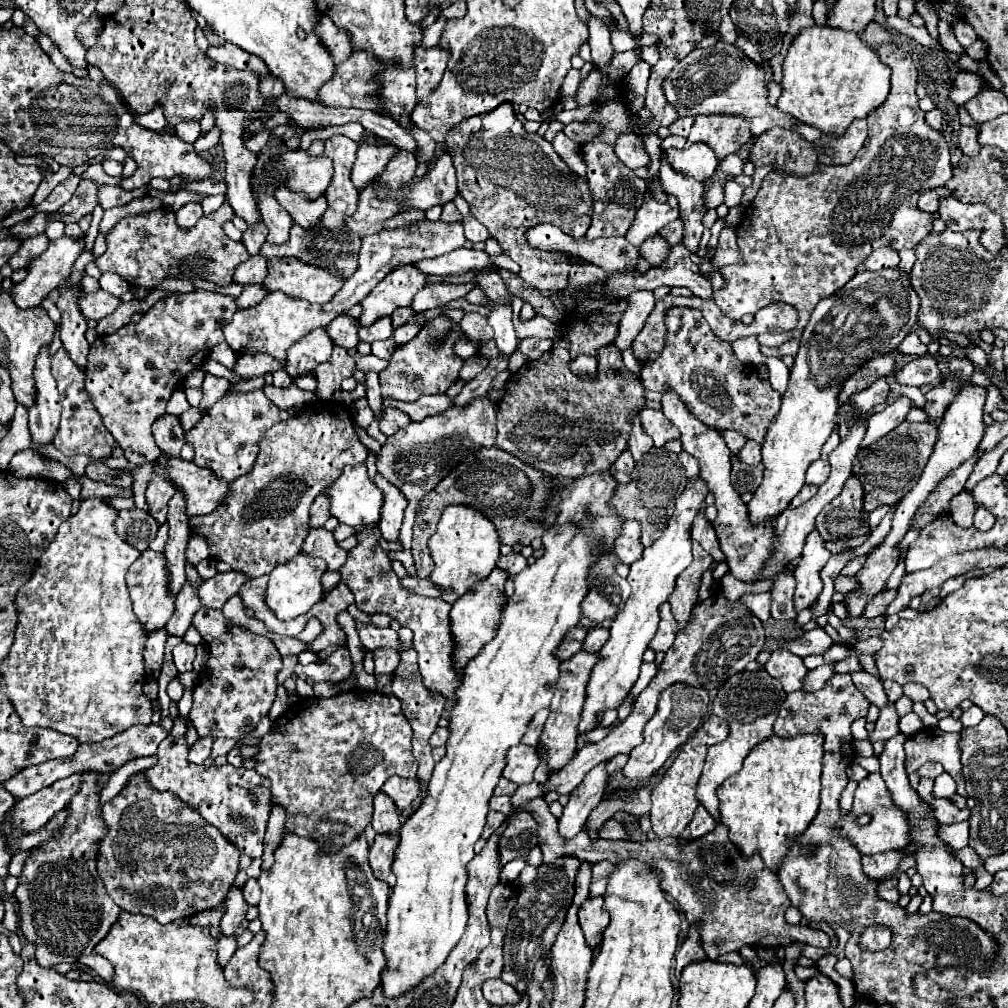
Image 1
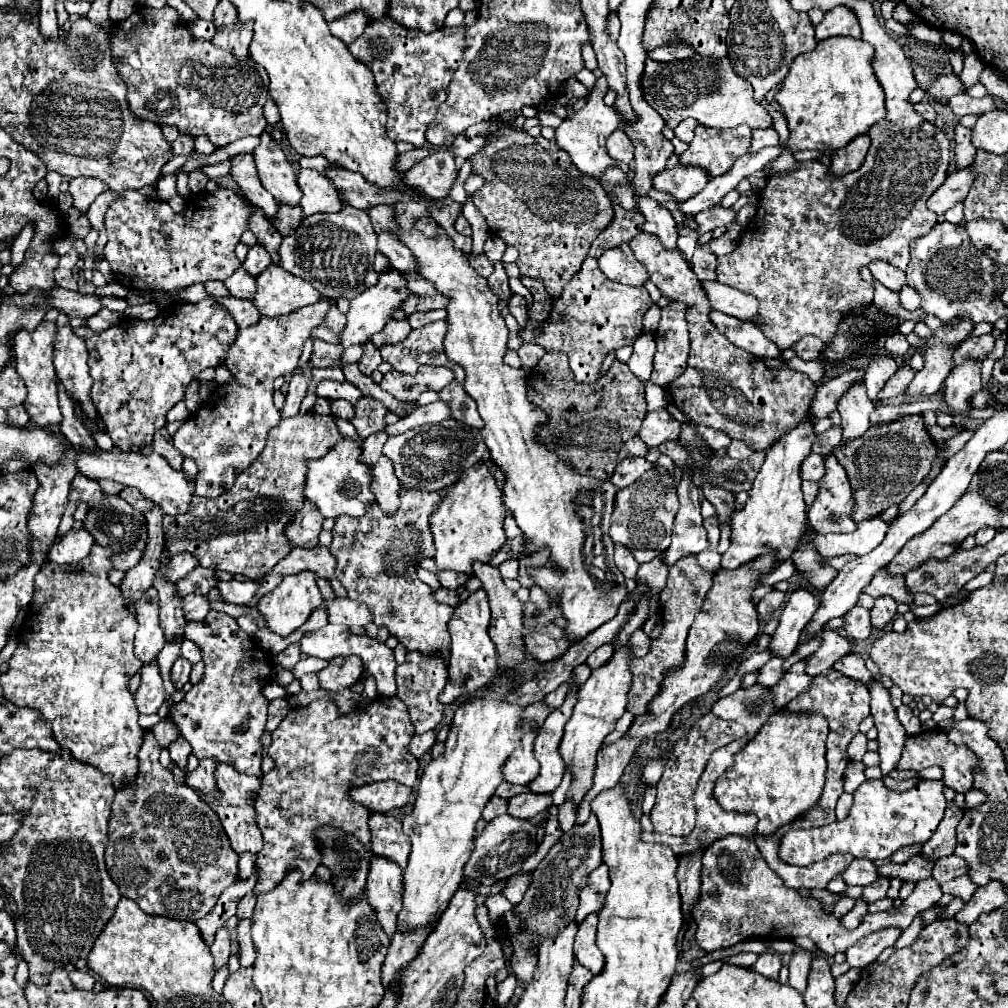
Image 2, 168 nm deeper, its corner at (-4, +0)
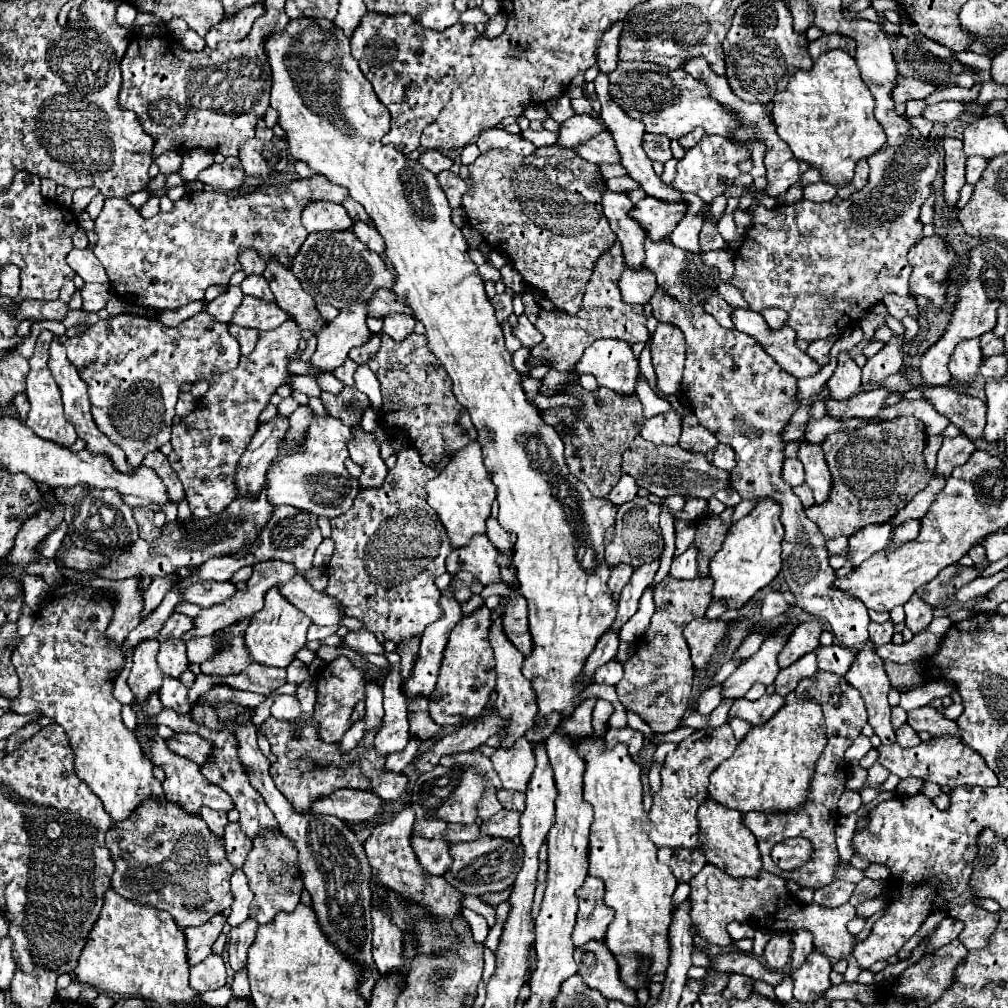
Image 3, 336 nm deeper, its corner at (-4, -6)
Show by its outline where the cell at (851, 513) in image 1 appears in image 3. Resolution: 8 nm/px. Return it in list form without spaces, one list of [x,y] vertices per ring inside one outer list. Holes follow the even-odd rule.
[[[803,441],[797,459],[805,465],[805,483],[813,489],[815,503],[817,505],[825,503],[831,489],[833,489],[833,485],[831,485],[833,477],[831,477],[831,471],[827,467],[821,445],[813,445],[809,441]]]

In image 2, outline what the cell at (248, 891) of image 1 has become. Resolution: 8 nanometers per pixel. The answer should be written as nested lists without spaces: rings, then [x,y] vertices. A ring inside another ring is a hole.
[[[245,895],[239,905],[237,905],[237,919],[247,919],[253,915],[253,909],[255,909],[255,901],[257,897],[255,895]]]

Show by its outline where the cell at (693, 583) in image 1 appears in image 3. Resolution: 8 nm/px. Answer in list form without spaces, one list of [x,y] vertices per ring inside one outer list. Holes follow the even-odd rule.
[[[667,575],[661,583],[657,583],[655,587],[657,611],[651,617],[651,627],[641,637],[641,643],[637,643],[637,655],[633,655],[623,665],[625,679],[621,679],[615,685],[623,707],[637,713],[655,733],[673,731],[679,725],[689,705],[693,665],[687,653],[687,641],[683,637],[683,627],[687,625],[687,621],[705,615],[707,607],[713,601],[711,591],[713,591],[711,577],[683,581],[683,579],[675,579]]]

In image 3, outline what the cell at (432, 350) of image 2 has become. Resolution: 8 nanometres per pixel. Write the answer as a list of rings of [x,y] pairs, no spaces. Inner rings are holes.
[[[411,333],[405,341],[399,341],[399,343],[391,341],[391,337],[381,335],[381,349],[375,357],[371,357],[369,367],[377,375],[377,379],[381,381],[383,409],[379,413],[379,423],[383,427],[387,427],[391,433],[407,435],[411,445],[415,449],[421,449],[423,463],[433,465],[445,453],[459,451],[459,449],[463,449],[465,445],[469,445],[471,441],[477,439],[477,429],[471,423],[471,417],[469,417],[467,409],[463,409],[463,405],[459,405],[459,401],[453,395],[453,381],[447,377],[447,371],[437,361],[431,359],[425,335]]]

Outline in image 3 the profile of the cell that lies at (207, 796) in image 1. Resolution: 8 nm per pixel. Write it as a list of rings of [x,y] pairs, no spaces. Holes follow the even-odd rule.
[[[227,823],[225,827],[225,851],[227,851],[227,859],[233,867],[241,869],[245,859],[247,859],[247,853],[251,851],[251,845],[253,841],[241,831],[241,825],[239,823]]]

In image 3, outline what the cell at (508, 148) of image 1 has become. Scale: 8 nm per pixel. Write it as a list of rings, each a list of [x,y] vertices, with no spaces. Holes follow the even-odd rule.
[[[549,145],[535,149],[527,157],[511,151],[491,151],[479,155],[475,163],[469,165],[469,171],[473,189],[467,187],[467,193],[463,195],[463,209],[469,225],[477,229],[493,249],[507,255],[527,285],[543,291],[559,309],[577,313],[595,261],[617,239],[599,205],[599,185],[591,181],[591,177],[599,173],[599,167],[581,159],[577,153],[571,153],[571,149]]]

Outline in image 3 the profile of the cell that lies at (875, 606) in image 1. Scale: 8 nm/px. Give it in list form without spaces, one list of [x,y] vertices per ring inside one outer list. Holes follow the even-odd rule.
[[[891,619],[885,621],[885,623],[875,623],[875,621],[869,623],[869,637],[875,641],[875,645],[891,643],[893,633],[895,633],[895,625],[893,625]]]

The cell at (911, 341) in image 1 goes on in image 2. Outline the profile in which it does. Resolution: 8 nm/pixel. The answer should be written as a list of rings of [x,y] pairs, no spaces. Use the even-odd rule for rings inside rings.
[[[889,335],[885,339],[885,349],[893,355],[905,355],[905,353],[909,353],[911,345],[907,343],[907,339],[903,335]]]

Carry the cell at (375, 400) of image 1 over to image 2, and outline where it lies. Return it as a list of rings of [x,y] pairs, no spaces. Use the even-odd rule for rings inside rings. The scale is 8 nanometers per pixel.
[[[369,341],[363,345],[363,355],[359,359],[359,369],[367,375],[371,375],[371,371],[375,371],[381,363],[381,355],[379,355],[379,349],[375,349]]]

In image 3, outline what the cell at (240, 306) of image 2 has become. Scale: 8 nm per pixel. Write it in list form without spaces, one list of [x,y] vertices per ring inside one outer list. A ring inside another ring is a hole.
[[[229,323],[229,333],[239,341],[239,345],[241,345],[241,355],[251,353],[253,347],[255,347],[255,341],[257,341],[257,337],[259,337],[259,331],[247,329],[247,327],[239,327],[239,325],[235,325],[235,323]]]

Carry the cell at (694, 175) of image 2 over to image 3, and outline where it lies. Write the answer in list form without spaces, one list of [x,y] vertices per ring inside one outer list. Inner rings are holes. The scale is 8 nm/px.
[[[645,197],[643,201],[639,201],[631,215],[643,225],[643,229],[651,235],[653,241],[657,239],[665,239],[675,225],[685,217],[687,213],[687,205],[683,201],[659,201],[657,197]]]

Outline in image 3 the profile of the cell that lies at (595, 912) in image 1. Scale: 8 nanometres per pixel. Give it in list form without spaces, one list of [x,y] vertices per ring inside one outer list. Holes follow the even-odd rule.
[[[589,941],[587,945],[577,947],[575,963],[579,967],[579,975],[591,989],[601,991],[601,995],[607,999],[617,999],[631,1007],[637,1007],[635,993],[619,985],[619,969],[615,969],[615,957],[607,953],[603,941]]]

